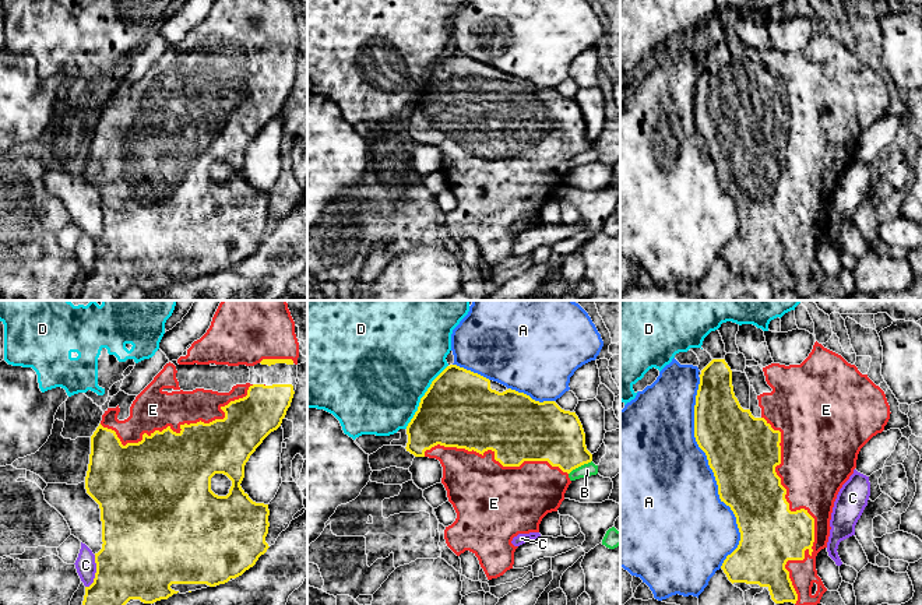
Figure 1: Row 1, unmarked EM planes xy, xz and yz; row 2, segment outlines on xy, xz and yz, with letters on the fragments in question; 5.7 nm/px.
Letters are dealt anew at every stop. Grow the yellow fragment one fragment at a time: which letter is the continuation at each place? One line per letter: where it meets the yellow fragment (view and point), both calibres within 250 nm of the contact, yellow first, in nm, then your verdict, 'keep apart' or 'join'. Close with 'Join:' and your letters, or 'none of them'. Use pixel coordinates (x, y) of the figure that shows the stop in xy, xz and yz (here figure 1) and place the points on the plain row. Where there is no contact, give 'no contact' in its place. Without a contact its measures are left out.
A: contact yz (713, 158); calibres 420 and 480 nm; keep apart
B: contact xz (580, 152); calibres 320 and 80 nm; keep apart
C: contact xy (97, 259); calibres 440 and 120 nm; keep apart
D: contact xz (422, 84); calibres 440 and 500 nm; keep apart
E: contact yz (805, 197); calibres 360 and 380 nm; join
Join: E

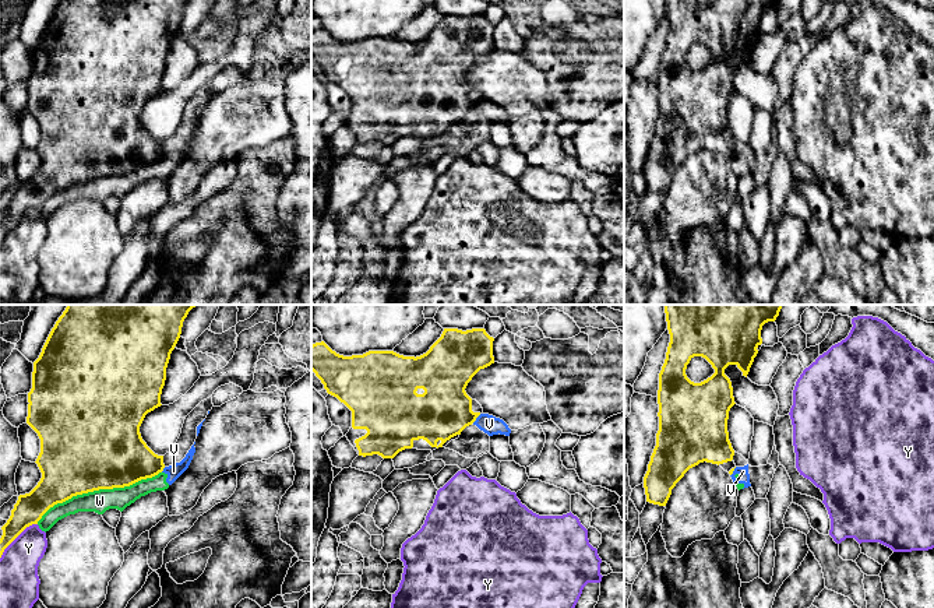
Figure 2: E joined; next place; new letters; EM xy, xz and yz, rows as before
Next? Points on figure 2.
V: contact xz (476, 104); calibres 320 and 110 nm; keep apart
W: contact xy (98, 176); calibres 500 and 130 nm; keep apart
Y: contact xy (16, 224); calibres 170 and 220 nm; keep apart
Join: none of them

